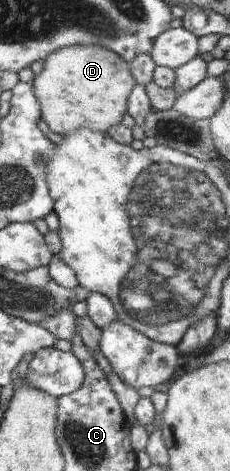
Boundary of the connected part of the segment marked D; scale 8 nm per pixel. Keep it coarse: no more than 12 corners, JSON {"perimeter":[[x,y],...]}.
{"perimeter":[[103,46],[44,60],[32,86],[42,120],[65,137],[107,133],[136,81]]}

